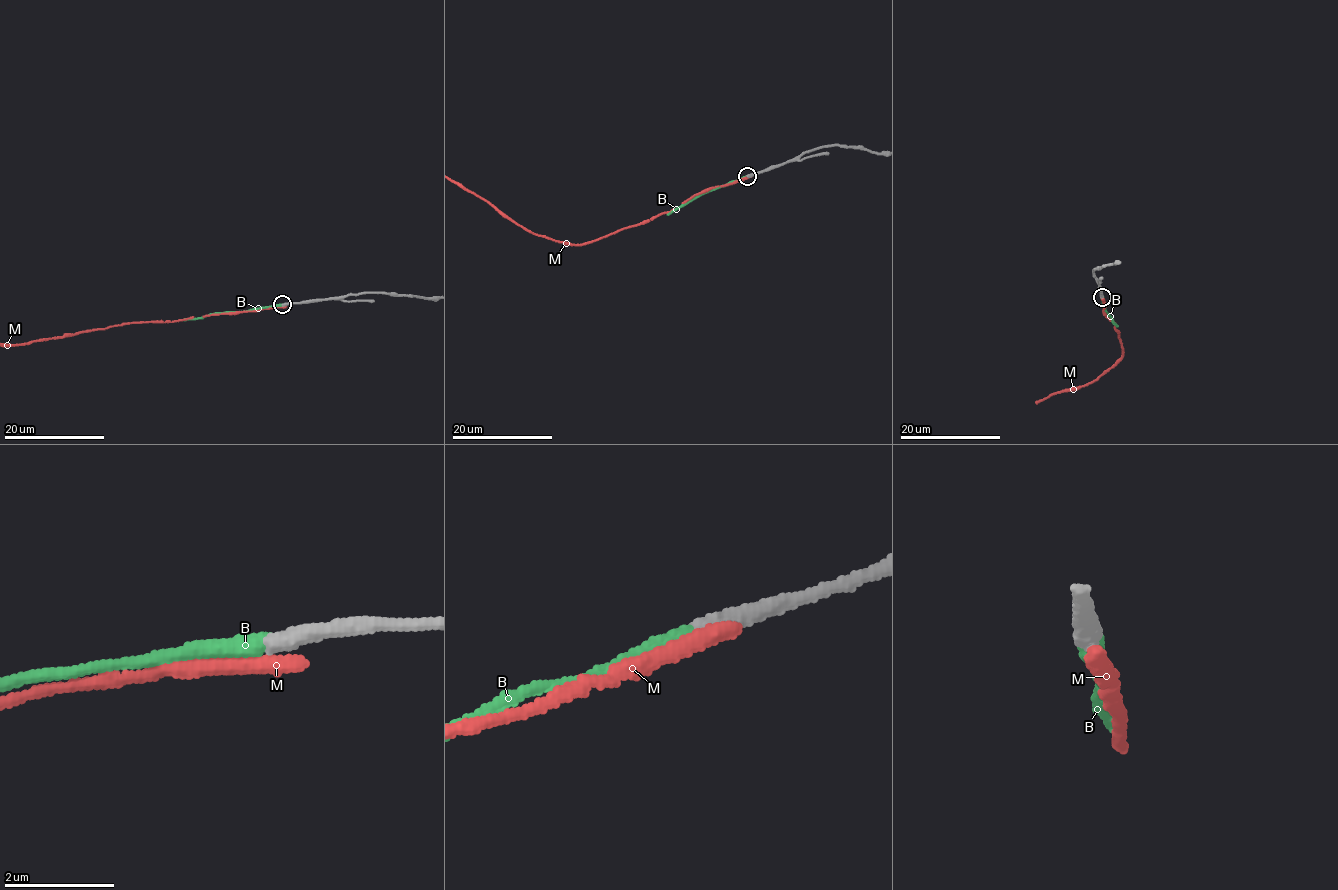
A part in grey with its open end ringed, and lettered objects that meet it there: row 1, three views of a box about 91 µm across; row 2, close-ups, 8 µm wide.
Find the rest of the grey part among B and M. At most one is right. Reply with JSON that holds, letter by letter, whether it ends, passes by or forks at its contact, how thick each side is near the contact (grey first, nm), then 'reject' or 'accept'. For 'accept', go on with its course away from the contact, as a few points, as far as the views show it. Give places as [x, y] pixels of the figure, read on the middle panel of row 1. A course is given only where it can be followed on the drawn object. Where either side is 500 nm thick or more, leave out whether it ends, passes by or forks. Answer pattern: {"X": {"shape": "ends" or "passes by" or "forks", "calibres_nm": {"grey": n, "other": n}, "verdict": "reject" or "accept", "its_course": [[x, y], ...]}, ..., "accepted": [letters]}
{"B": {"shape": "ends", "calibres_nm": {"grey": 380, "other": 360}, "verdict": "accept", "its_course": [[748, 176], [698, 195], [667, 214]]}, "M": {"shape": "ends", "calibres_nm": {"grey": 400, "other": 360}, "verdict": "reject"}, "accepted": ["B"]}

